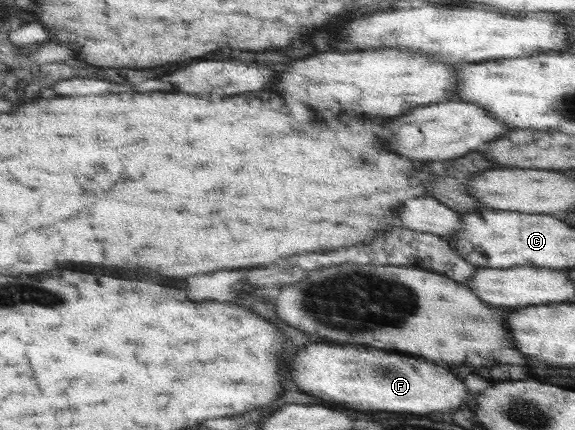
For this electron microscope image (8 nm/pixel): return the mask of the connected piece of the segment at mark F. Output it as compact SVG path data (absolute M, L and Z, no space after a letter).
M309 345L291 359L289 373L305 394L359 411L453 413L461 408L473 408L478 397L455 373L435 365L432 360L351 345Z

